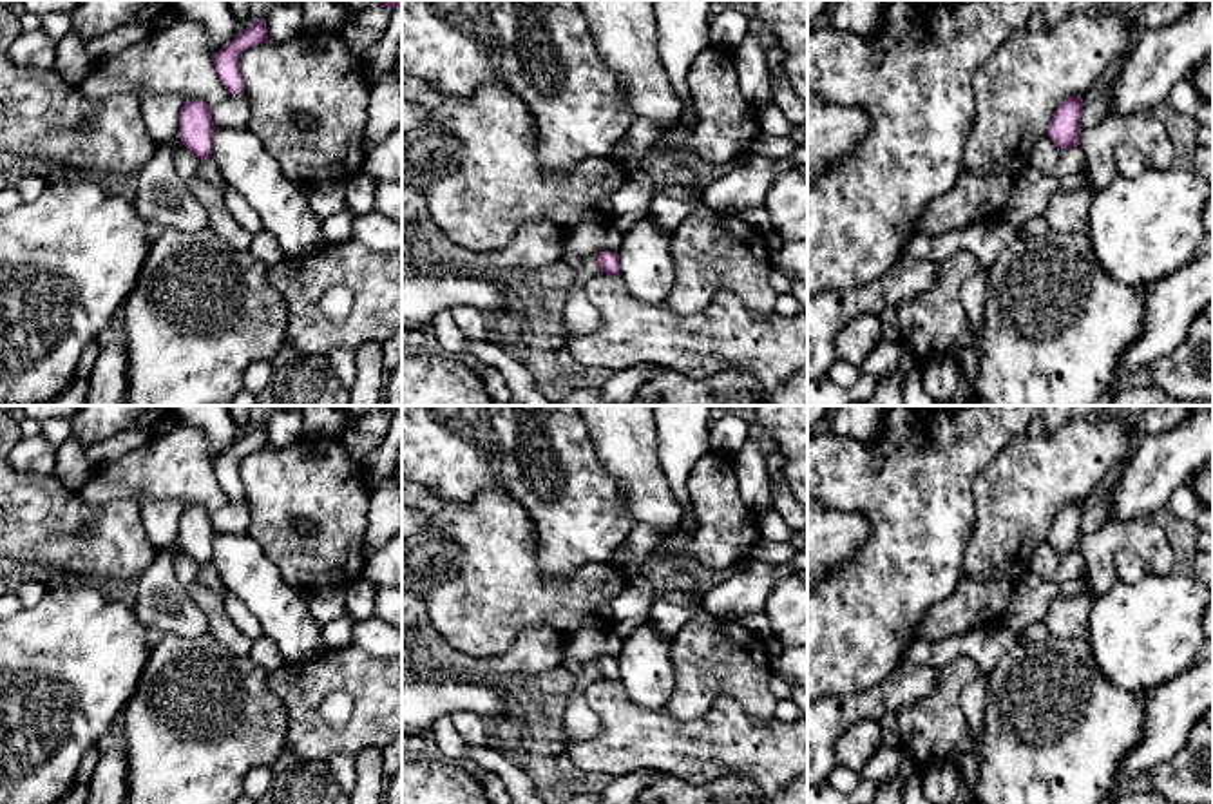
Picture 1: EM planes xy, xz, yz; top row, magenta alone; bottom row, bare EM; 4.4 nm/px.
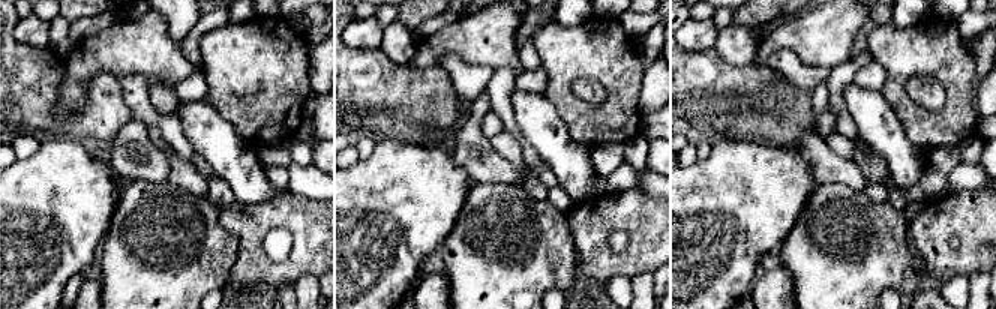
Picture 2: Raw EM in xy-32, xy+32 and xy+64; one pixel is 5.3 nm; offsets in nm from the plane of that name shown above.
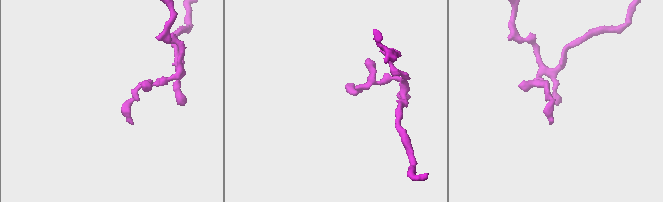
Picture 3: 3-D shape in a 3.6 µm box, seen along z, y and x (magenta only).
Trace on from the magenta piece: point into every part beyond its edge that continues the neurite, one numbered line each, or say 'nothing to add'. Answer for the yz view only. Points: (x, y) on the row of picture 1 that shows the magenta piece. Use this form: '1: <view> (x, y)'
nothing to add

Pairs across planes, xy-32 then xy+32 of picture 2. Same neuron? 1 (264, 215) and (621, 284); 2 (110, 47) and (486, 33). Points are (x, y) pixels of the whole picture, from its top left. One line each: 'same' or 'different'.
1: different
2: same

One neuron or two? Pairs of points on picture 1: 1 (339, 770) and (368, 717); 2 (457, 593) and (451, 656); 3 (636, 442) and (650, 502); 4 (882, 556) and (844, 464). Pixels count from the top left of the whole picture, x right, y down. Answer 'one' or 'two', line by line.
1: two
2: two
3: one
4: one

